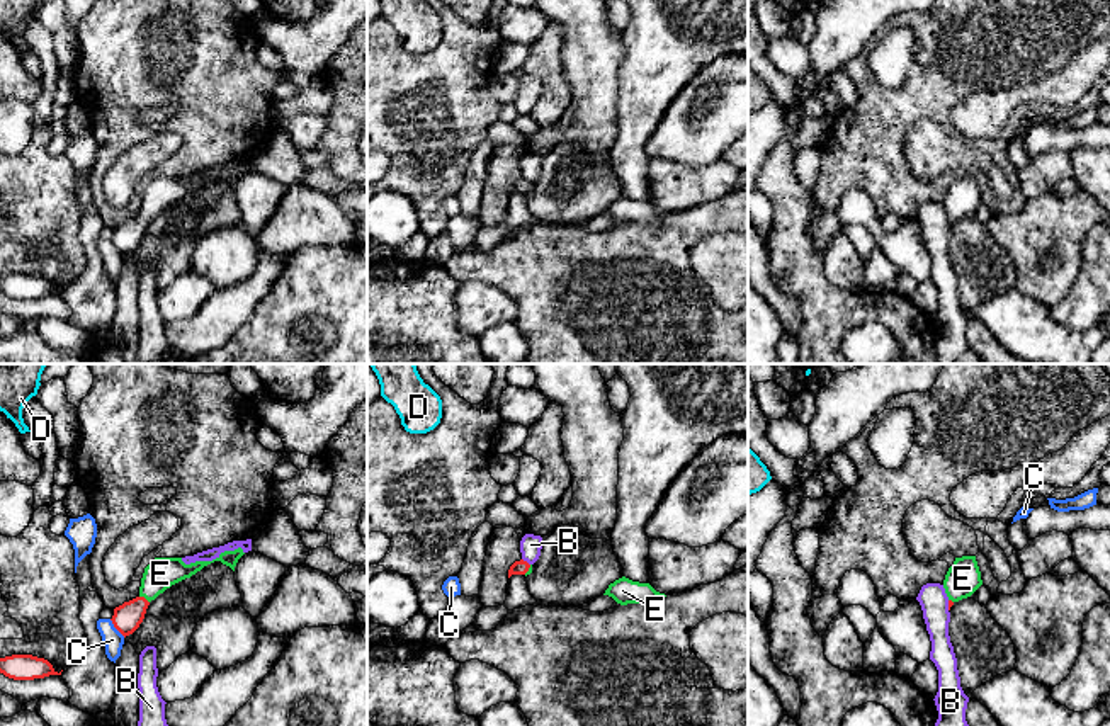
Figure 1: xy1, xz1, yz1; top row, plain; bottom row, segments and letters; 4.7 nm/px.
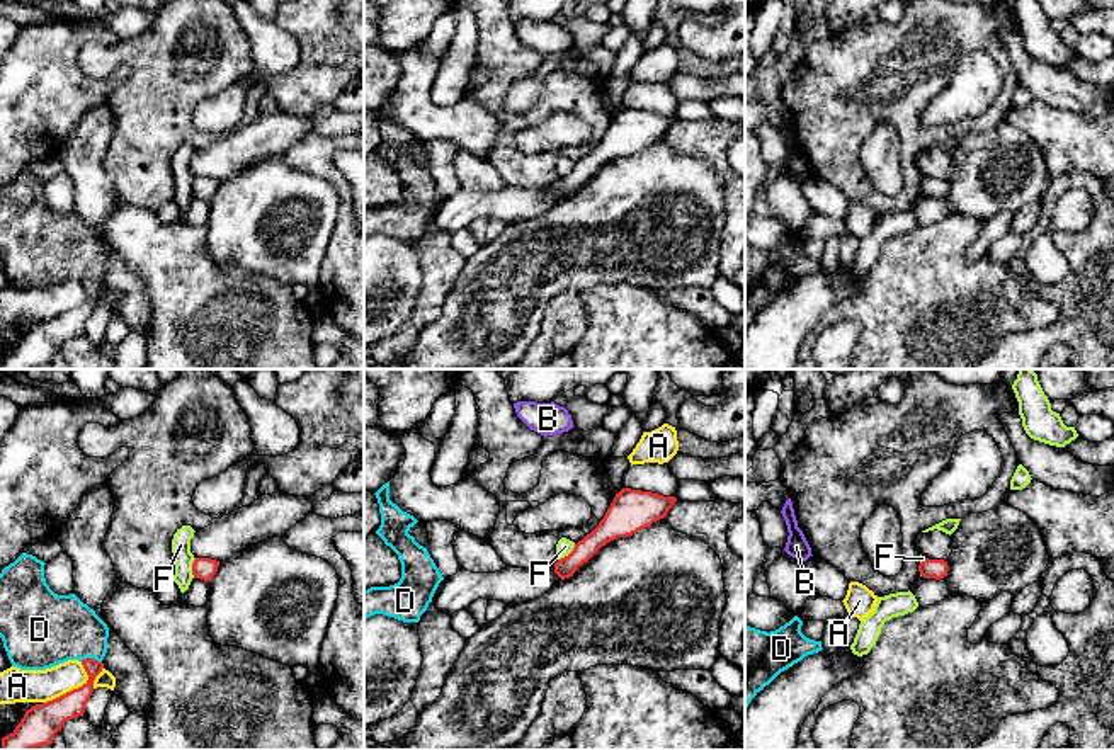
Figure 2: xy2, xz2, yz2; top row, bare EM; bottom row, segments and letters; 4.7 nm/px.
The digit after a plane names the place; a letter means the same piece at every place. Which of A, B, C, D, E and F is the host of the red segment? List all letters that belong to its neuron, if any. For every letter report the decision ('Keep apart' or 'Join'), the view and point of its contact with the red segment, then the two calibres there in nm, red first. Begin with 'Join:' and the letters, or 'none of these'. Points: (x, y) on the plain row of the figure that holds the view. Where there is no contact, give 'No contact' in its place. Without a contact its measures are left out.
Join: E
A: Keep apart. Touches red at xy2 (73, 308). Thickness 170 nm (red) against 160 nm
B: Keep apart. Touches red at xz1 (526, 181). Thickness 70 nm (red) against 100 nm
C: Keep apart. Touches red at xy1 (116, 247). Thickness 140 nm (red) against 100 nm
D: Keep apart. Touches red at xy2 (90, 278). Thickness 130 nm (red) against 340 nm
E: Join. Touches red at xy1 (145, 218). Thickness 140 nm (red) against 150 nm
F: Keep apart. Touches red at xz2 (568, 174). Thickness 120 nm (red) against 80 nm

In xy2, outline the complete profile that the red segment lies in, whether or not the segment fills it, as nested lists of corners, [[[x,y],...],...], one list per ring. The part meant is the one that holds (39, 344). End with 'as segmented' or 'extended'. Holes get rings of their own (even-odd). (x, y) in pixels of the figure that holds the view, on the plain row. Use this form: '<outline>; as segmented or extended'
[[[85,277],[82,284],[88,299],[78,308],[27,328],[15,349],[2,357],[2,369],[31,369],[51,364],[68,338],[83,335],[85,323],[94,311],[94,299],[102,291],[104,282]]]; as segmented

